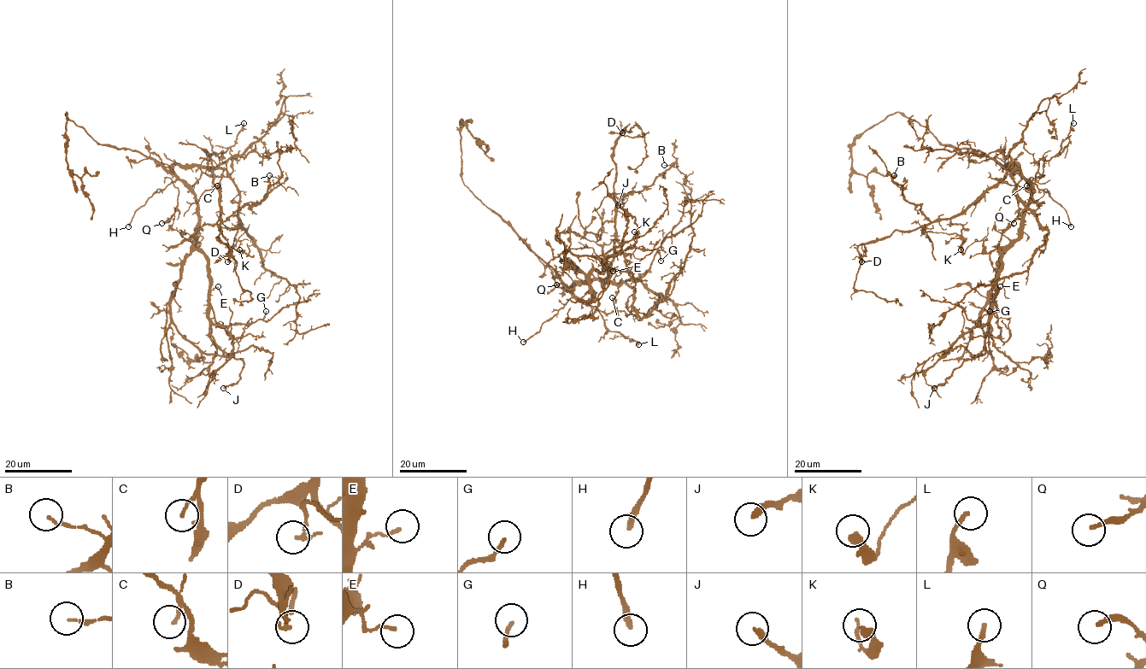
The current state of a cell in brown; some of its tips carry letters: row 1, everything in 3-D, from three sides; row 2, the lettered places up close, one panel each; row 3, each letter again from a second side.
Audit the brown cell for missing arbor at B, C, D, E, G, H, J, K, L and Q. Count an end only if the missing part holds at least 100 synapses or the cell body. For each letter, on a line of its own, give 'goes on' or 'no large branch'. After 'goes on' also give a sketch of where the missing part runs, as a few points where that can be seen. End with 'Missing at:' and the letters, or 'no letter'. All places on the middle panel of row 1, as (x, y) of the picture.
B: no large branch
C: no large branch
D: no large branch
E: no large branch
G: no large branch
H: goes on; missing branch runs (523, 342), (525, 343), (515, 350), (533, 361), (519, 374), (520, 396), (518, 394)
J: no large branch
K: no large branch
L: no large branch
Q: no large branch
Missing at: H

